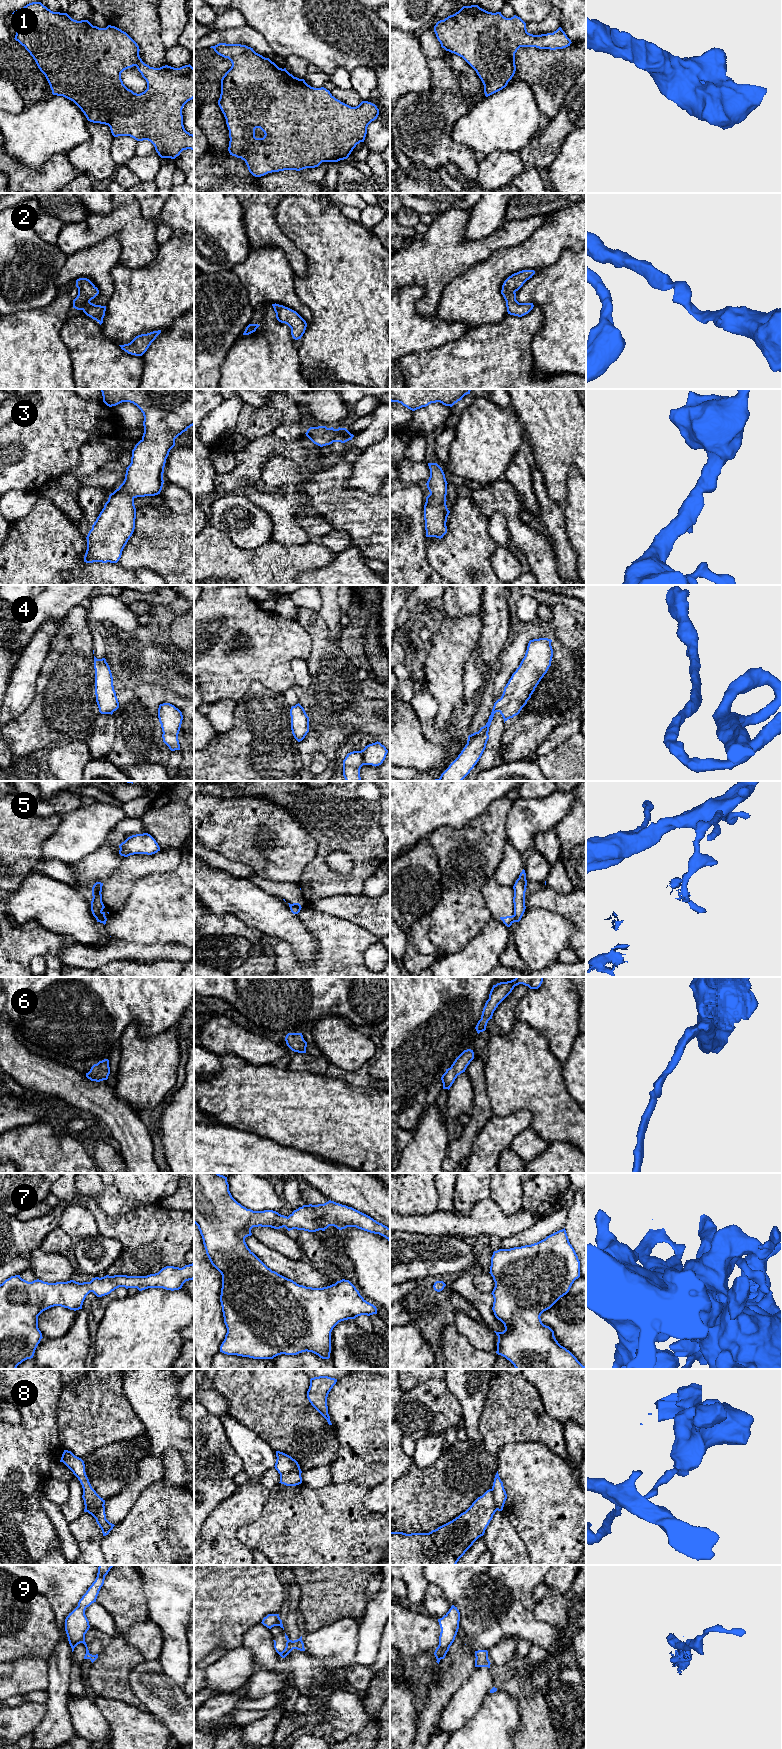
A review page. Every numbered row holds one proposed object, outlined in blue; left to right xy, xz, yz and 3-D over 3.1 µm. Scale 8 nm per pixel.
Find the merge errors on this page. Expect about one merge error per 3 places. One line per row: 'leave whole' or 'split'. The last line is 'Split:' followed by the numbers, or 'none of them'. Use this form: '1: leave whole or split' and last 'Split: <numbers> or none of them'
1: leave whole
2: leave whole
3: leave whole
4: leave whole
5: split
6: leave whole
7: leave whole
8: split
9: split
Split: 5, 8, 9

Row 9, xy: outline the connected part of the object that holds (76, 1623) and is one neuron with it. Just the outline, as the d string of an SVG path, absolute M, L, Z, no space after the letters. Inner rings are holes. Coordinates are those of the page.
M99 1565L95 1581L88 1588L86 1593L78 1602L78 1606L65 1619L65 1631L69 1644L74 1648L85 1640L85 1634L90 1628L85 1610L92 1603L96 1602L101 1587L104 1584L105 1576L114 1565Z

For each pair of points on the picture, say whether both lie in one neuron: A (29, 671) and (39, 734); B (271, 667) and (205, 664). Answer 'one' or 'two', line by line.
A: two
B: one

